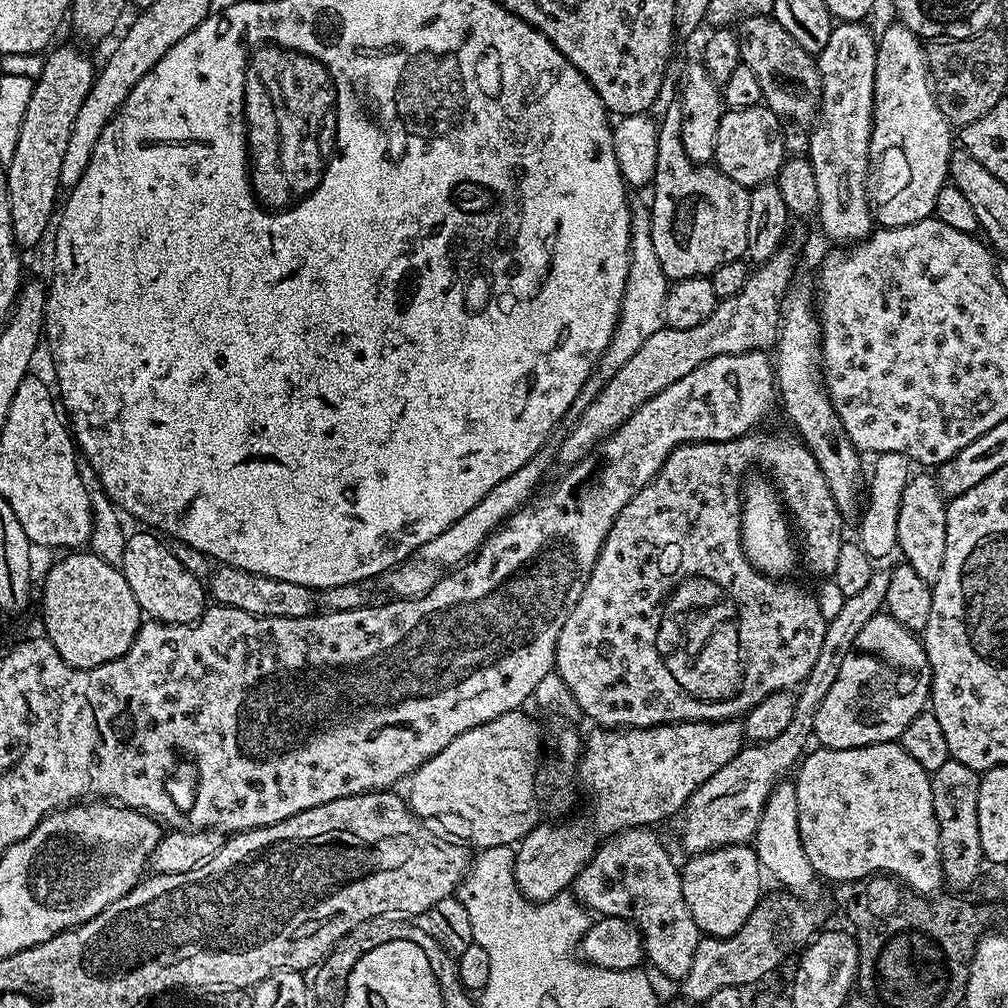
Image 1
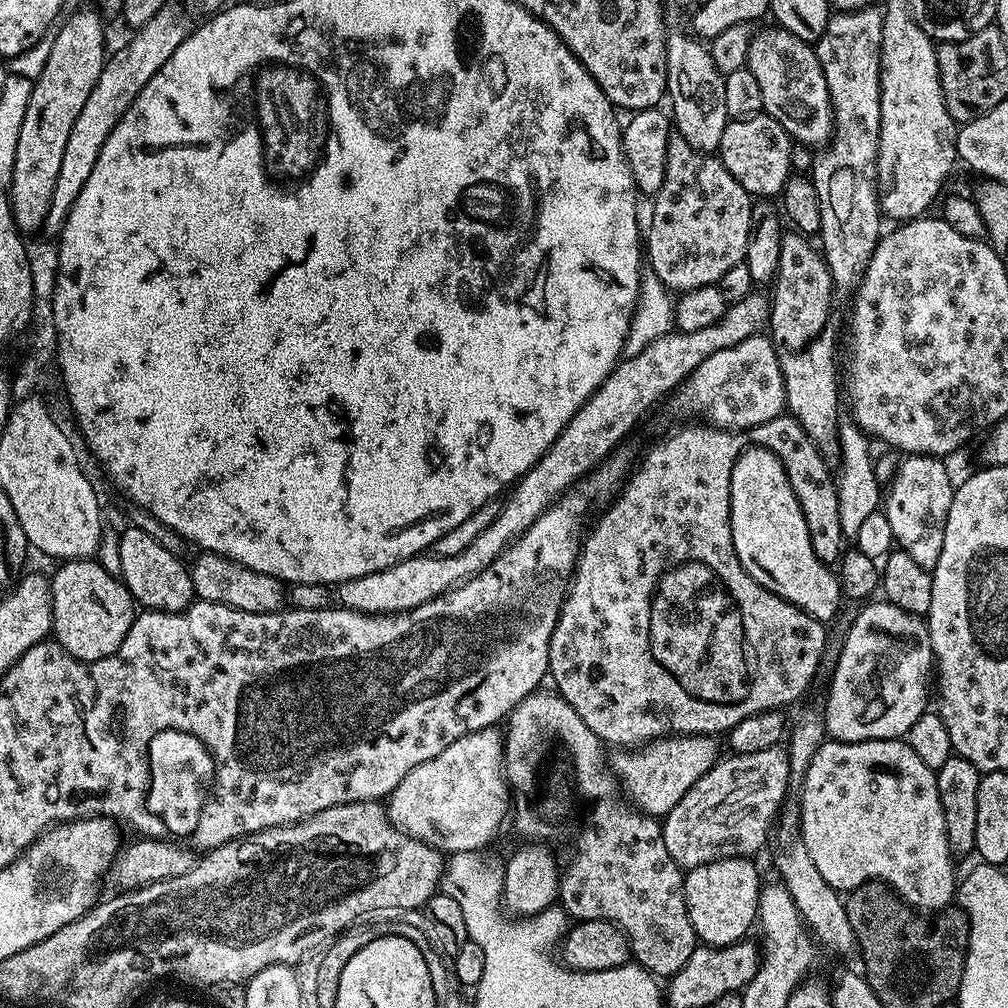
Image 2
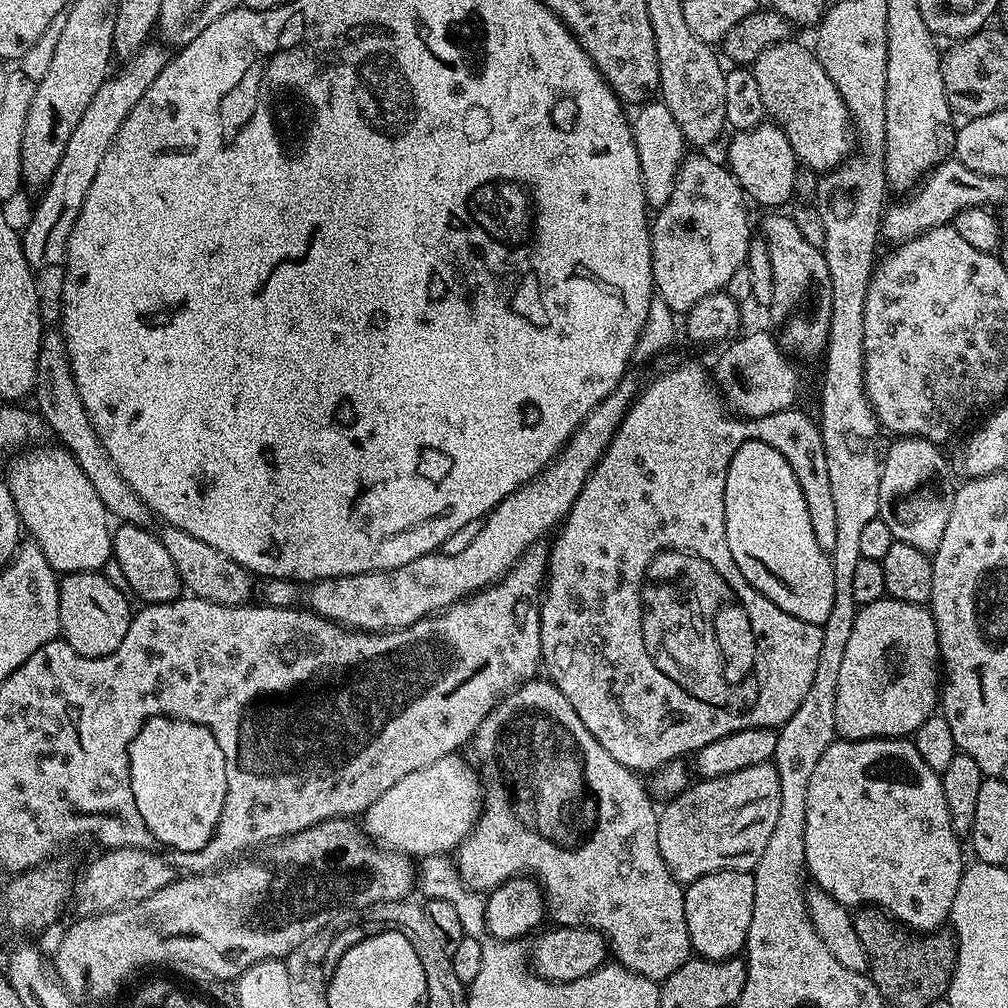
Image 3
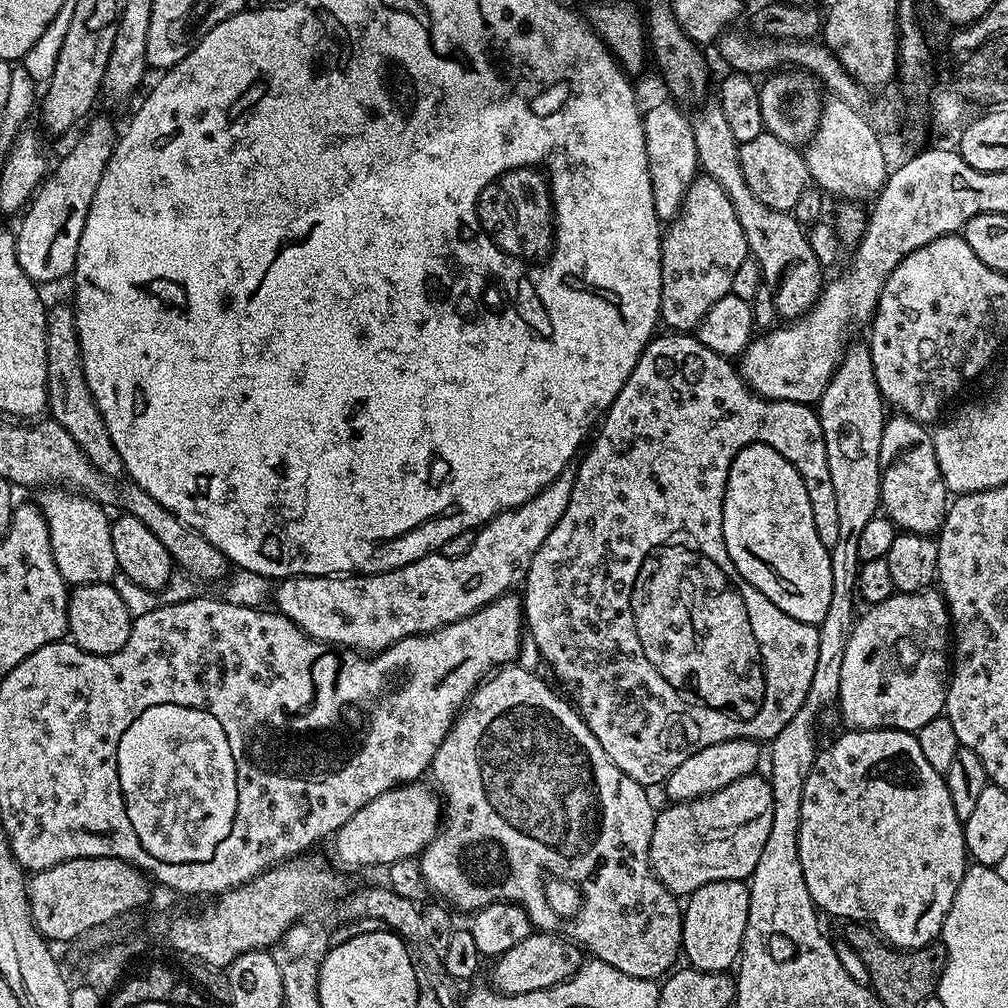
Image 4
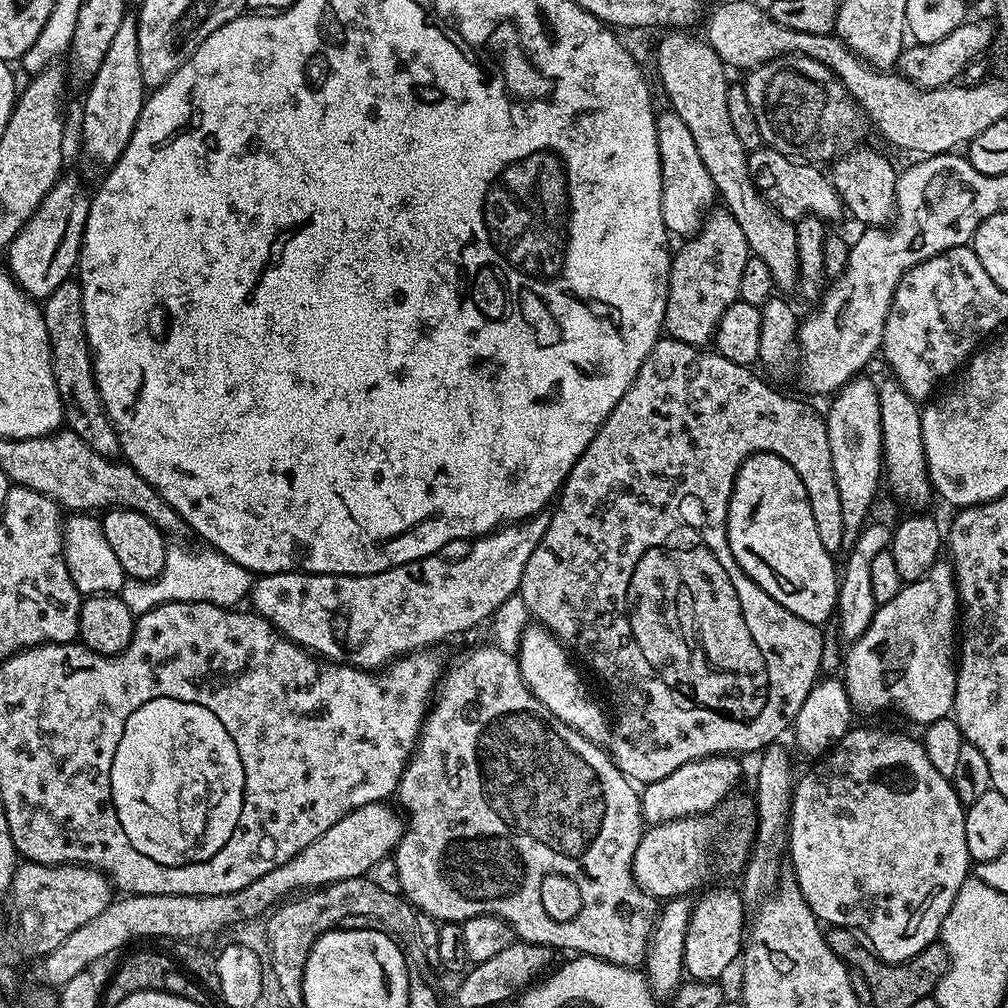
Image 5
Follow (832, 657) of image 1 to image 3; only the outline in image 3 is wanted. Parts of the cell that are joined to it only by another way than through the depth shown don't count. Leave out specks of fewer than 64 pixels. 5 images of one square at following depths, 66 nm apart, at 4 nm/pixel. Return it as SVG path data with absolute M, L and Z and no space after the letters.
M775 763L746 766L745 769L718 778L699 779L696 783L685 788L679 796L671 797L665 803L668 805L661 807L658 812L658 850L670 874L681 886L687 886L706 874L722 870L752 872L758 858L762 858L762 850L766 850L766 842L770 842L770 834L778 819L778 806L782 806Z

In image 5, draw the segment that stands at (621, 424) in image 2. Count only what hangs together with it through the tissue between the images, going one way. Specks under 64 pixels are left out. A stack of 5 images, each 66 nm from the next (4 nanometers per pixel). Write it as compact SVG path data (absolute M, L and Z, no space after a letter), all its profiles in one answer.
M543 511L529 520L505 524L479 537L472 544L470 554L461 560L444 560L437 554L369 576L323 576L317 572L264 574L252 585L250 604L257 616L270 621L276 631L299 648L307 648L328 662L380 670L410 652L431 649L436 646L432 644L440 644L459 632L468 632L483 620L485 623L507 600L513 599L520 591L522 570L526 570L530 554L534 554L538 542L542 542L546 526L550 526L550 515Z

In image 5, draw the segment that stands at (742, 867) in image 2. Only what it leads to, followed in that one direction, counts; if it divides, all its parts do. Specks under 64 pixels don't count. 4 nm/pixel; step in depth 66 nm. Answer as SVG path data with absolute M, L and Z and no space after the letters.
M734 887L716 888L692 907L692 917L686 926L686 950L684 970L693 981L716 982L720 975L739 961L742 945L746 939L746 903L744 897Z

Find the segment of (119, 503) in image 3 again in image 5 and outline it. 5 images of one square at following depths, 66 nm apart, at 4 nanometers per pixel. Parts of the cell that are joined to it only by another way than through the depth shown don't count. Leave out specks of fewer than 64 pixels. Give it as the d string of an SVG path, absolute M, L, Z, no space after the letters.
M69 278L54 290L54 294L43 301L44 321L50 338L50 350L52 351L52 369L54 370L54 386L58 386L60 401L64 407L64 424L67 431L78 434L90 450L102 454L108 460L115 460L121 455L118 434L106 414L106 406L102 402L102 394L98 394L98 386L94 378L94 366L92 365L92 351L86 338L86 322L82 314L82 290L75 279Z

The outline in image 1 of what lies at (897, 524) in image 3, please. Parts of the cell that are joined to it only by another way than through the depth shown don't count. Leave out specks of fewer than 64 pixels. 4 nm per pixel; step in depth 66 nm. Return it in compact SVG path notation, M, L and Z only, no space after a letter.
M913 475L902 493L898 511L898 552L927 584L933 585L942 574L942 558L946 558L946 497L935 475Z

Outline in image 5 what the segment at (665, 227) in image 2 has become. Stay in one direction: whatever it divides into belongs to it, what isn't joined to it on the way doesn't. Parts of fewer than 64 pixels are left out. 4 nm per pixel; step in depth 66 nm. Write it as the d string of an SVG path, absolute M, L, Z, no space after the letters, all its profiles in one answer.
M720 206L709 211L704 217L704 223L700 225L699 232L695 236L687 237L680 249L675 249L670 274L668 275L668 293L666 294L666 314L664 315L663 331L671 339L681 340L687 344L704 346L715 337L716 327L726 314L726 310L734 301L740 299L739 287L741 285L742 270L750 257L746 234L734 222L734 218L727 208Z

